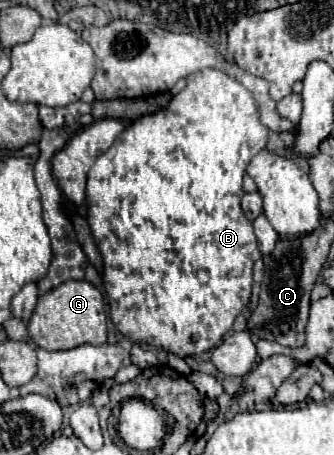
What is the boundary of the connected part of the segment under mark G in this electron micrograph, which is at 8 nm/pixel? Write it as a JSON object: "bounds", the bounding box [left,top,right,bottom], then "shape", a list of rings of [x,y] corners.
{"bounds":[28,281,106,351],"shape":[[[66,281],[44,293],[38,299],[34,315],[28,323],[30,339],[48,351],[56,349],[72,349],[84,343],[104,345],[106,343],[106,313],[104,313],[104,297],[102,293],[88,281]]]}

